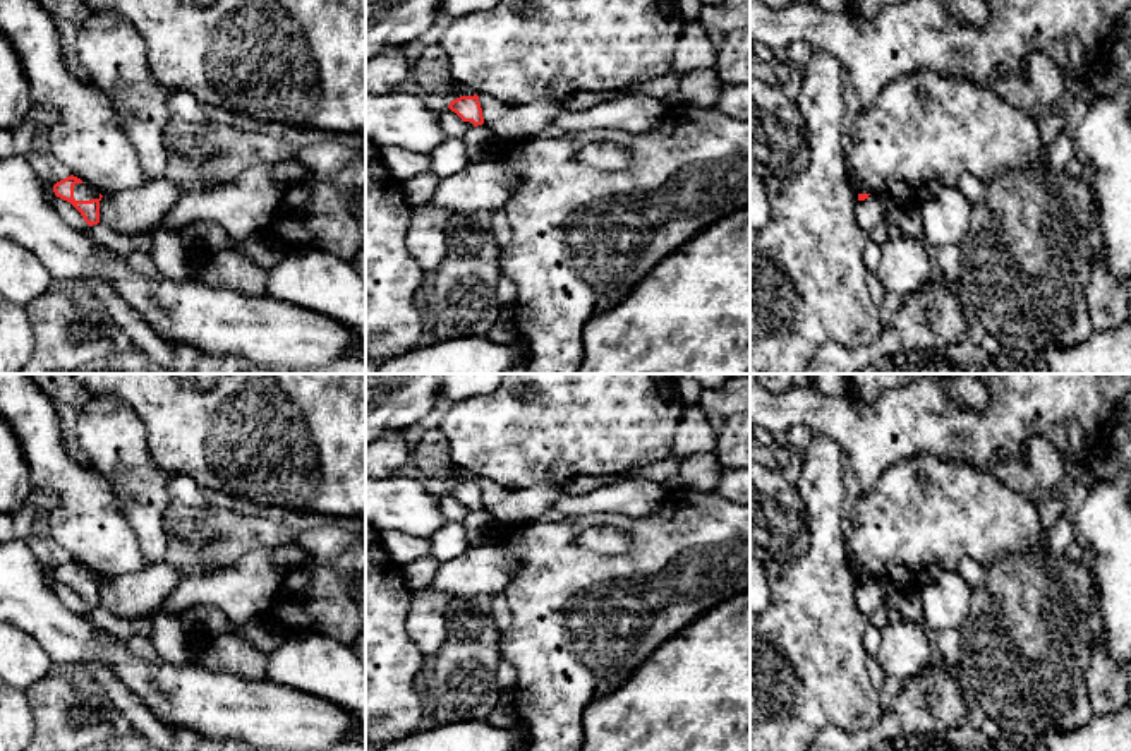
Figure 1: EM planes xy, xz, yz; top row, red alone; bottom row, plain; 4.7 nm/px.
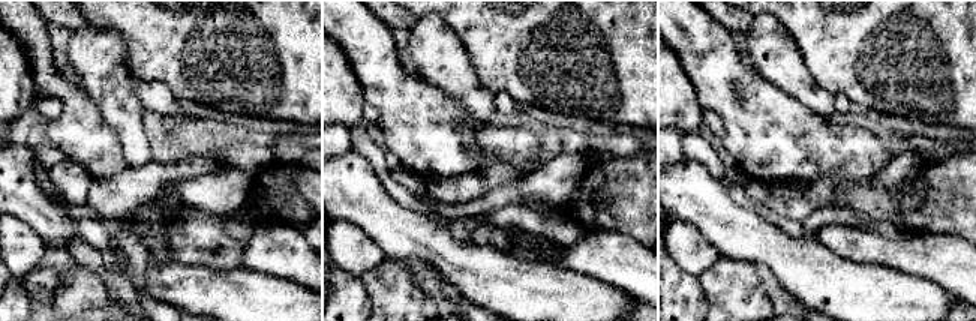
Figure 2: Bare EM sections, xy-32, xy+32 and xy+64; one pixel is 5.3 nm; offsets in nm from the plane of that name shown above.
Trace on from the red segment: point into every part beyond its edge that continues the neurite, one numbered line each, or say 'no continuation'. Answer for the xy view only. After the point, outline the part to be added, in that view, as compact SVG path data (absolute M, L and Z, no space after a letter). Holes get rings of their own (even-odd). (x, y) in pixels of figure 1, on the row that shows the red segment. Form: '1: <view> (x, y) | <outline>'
1: xy (83, 191) | M76 183L74 185L74 199L76 201L91 201L91 199L100 199L100 192L94 190L89 183Z

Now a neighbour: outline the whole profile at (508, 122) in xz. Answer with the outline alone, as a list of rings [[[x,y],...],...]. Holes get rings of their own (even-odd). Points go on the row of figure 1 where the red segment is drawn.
[[[481,94],[484,123],[498,141],[525,141],[553,125],[563,111],[563,101],[537,99],[527,105],[510,105],[493,96]]]

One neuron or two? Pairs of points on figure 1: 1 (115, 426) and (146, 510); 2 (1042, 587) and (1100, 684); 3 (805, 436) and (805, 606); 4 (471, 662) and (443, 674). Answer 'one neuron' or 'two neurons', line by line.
1: one neuron
2: two neurons
3: two neurons
4: one neuron

